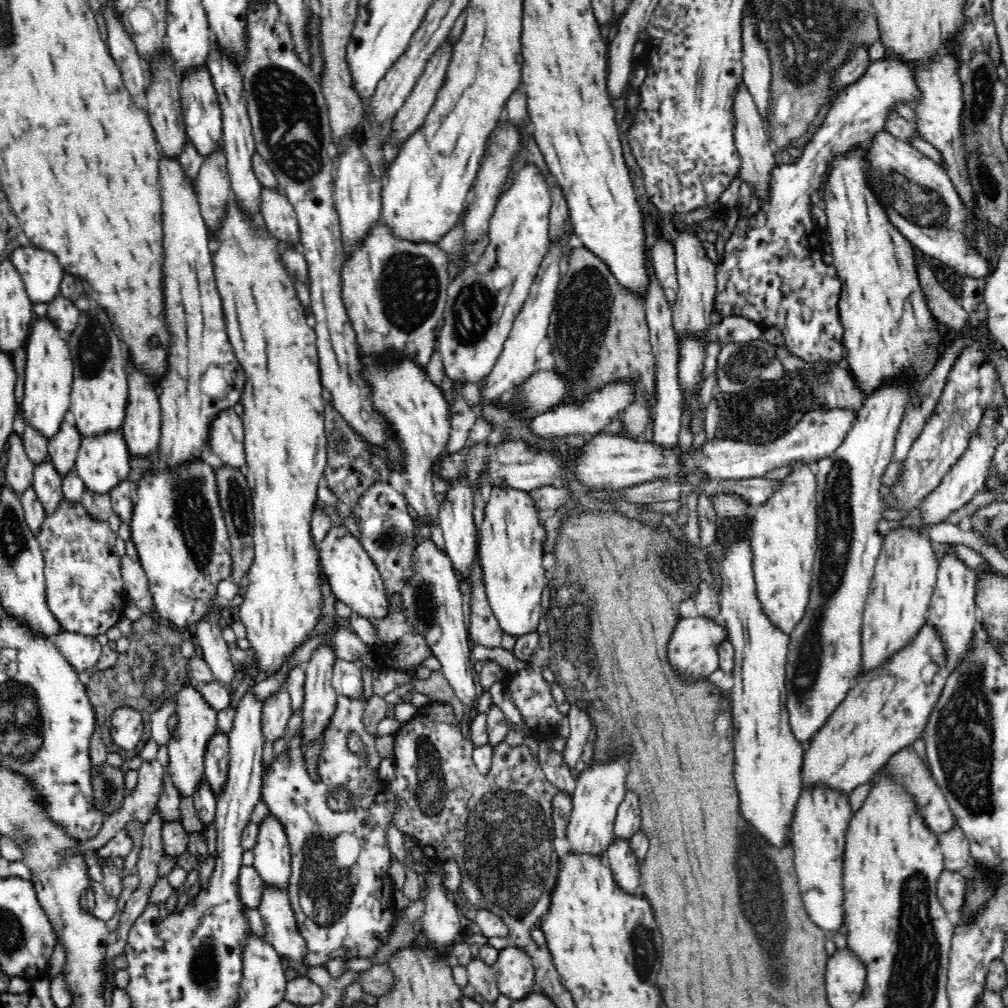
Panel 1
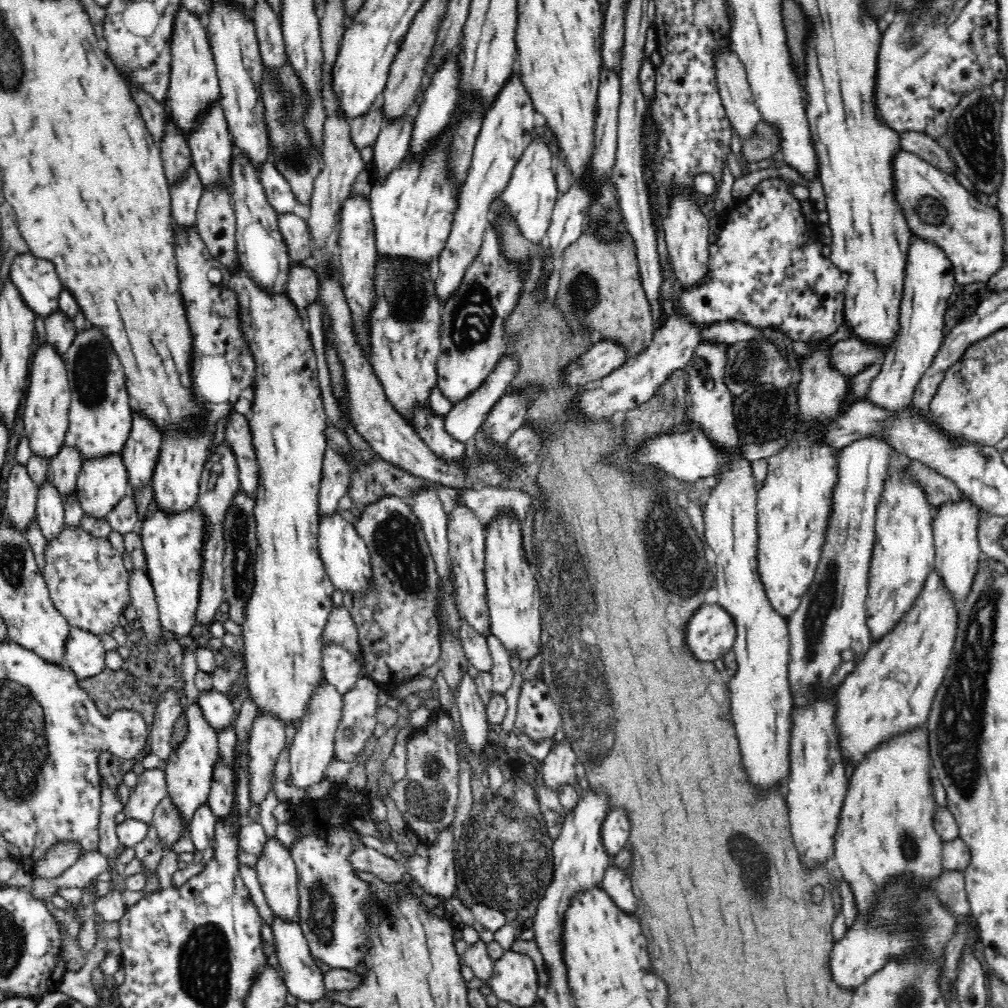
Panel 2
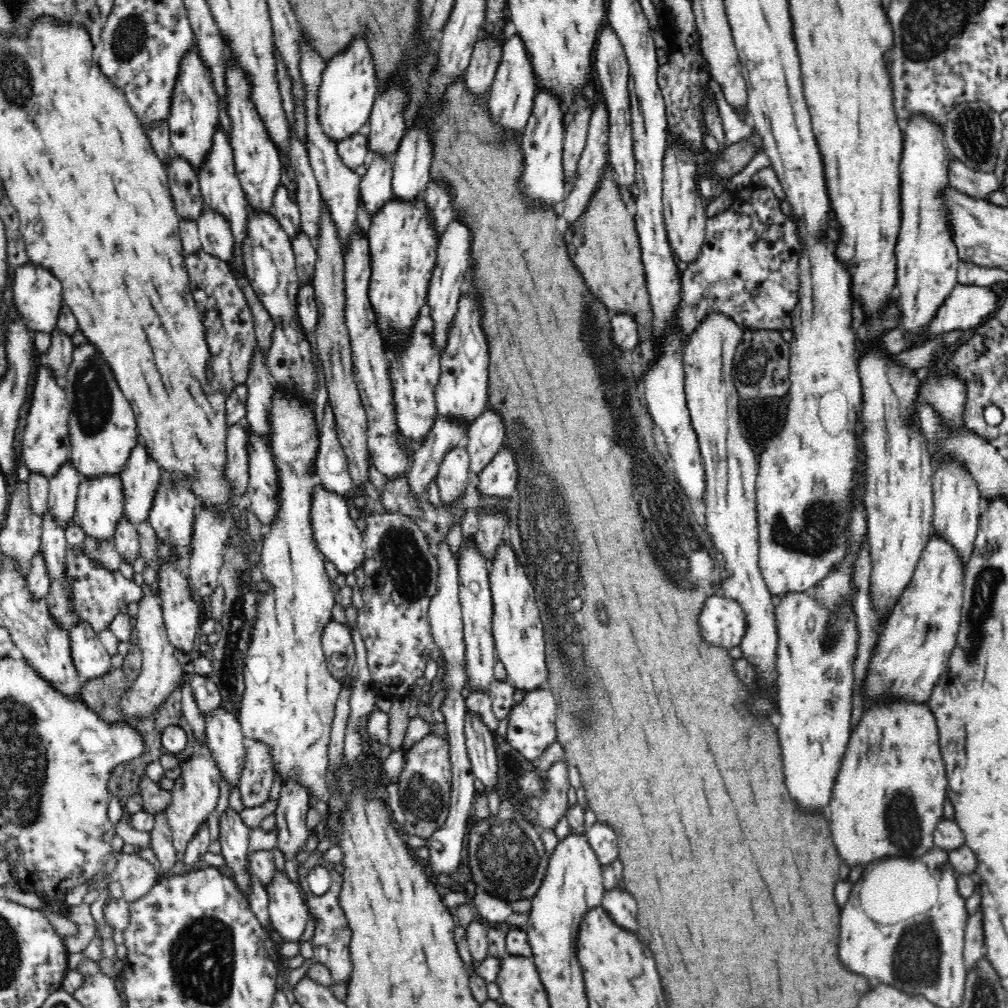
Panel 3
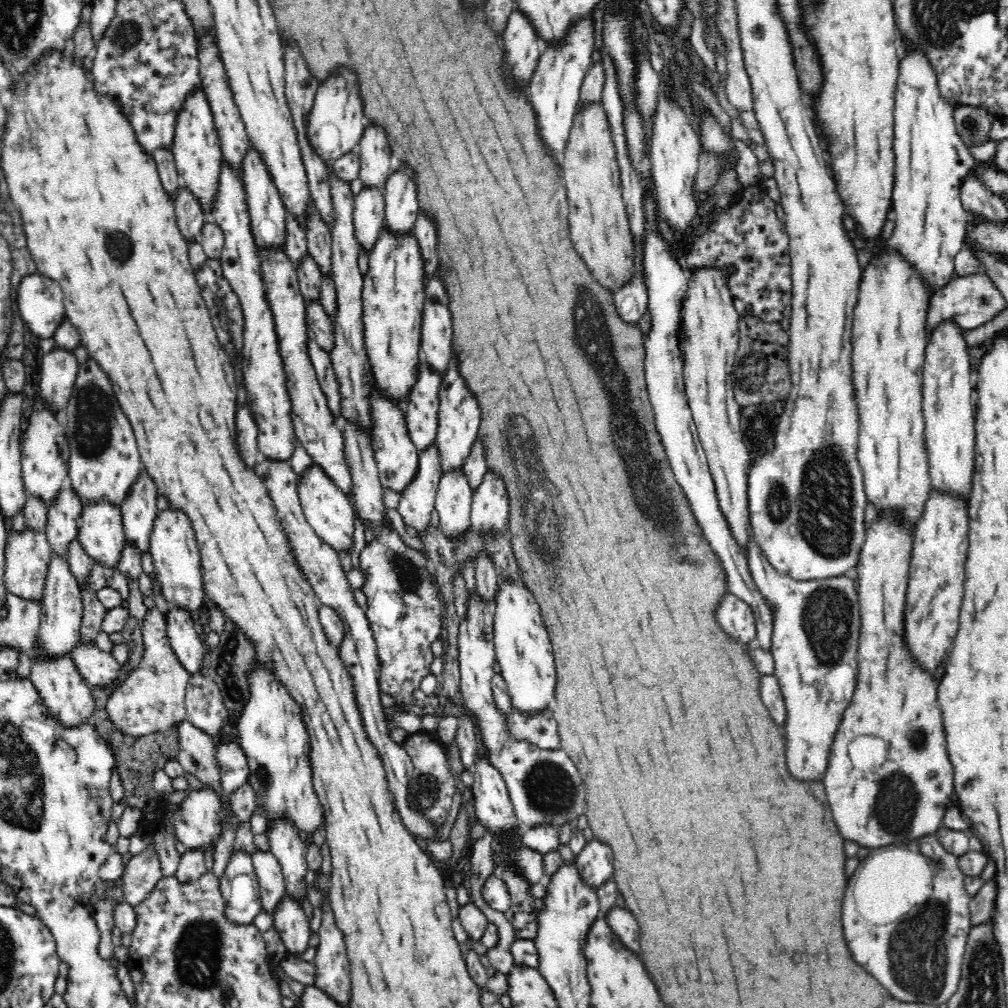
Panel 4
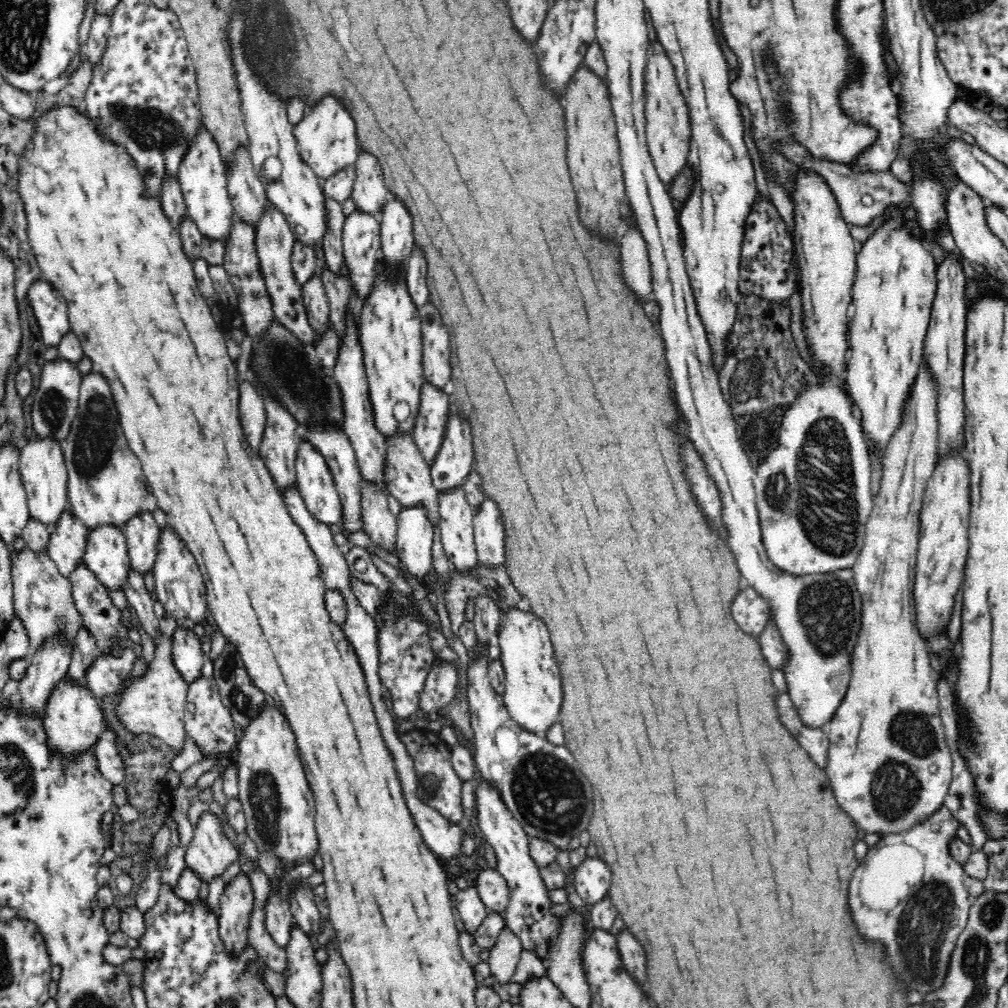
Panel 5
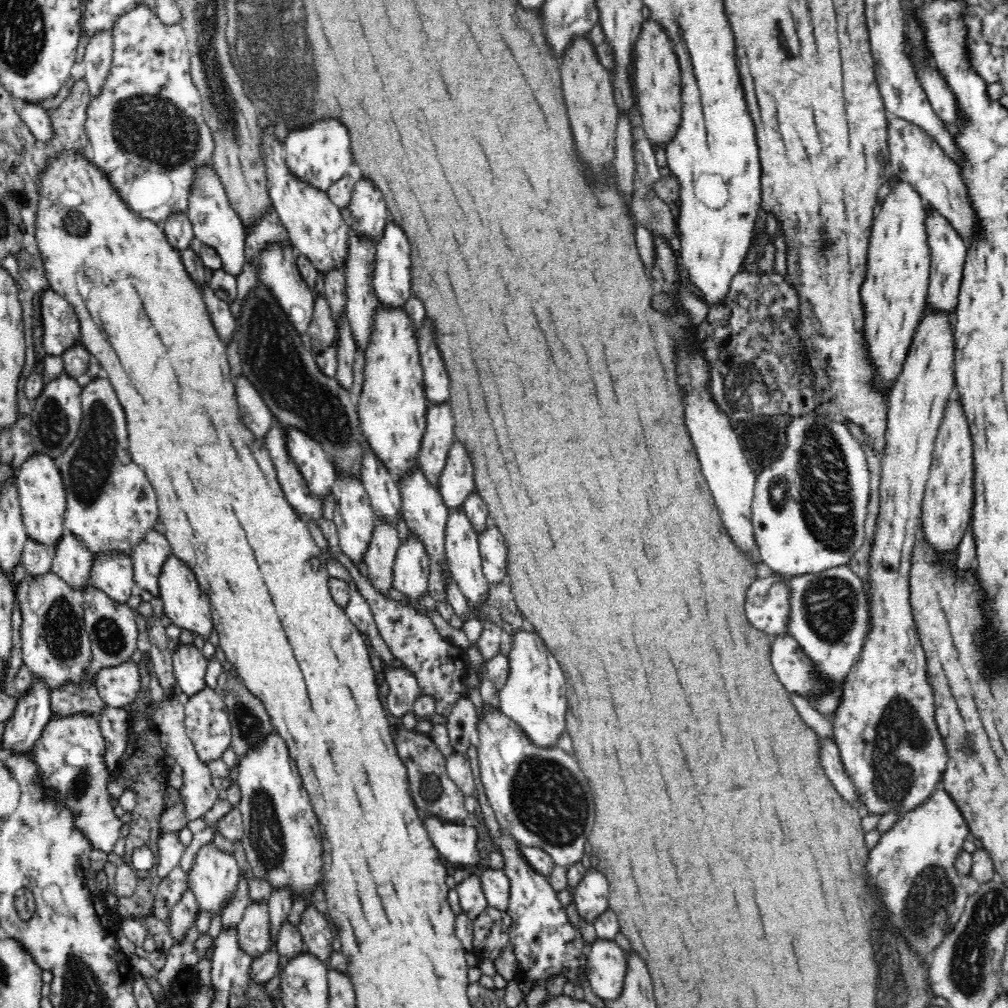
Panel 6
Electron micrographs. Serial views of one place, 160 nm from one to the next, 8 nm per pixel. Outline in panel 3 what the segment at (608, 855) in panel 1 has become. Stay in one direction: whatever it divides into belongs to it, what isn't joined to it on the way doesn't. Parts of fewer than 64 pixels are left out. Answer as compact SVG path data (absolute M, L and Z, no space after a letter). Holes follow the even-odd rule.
M620 889L606 891L601 906L616 927L620 927L622 931L630 932L630 934L638 934L636 902L632 900L632 896L628 896Z

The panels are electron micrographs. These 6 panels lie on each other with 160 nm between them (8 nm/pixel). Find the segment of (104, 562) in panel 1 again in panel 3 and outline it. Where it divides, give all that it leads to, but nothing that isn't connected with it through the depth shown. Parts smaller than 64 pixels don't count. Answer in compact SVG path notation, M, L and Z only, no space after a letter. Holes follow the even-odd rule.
M67 550L66 575L72 583L72 603L76 613L80 615L82 622L88 622L96 631L105 630L109 622L124 608L132 602L140 602L144 598L142 585L138 586L134 581L124 577L118 570L111 573L109 570L98 568L85 556L84 552L74 553Z

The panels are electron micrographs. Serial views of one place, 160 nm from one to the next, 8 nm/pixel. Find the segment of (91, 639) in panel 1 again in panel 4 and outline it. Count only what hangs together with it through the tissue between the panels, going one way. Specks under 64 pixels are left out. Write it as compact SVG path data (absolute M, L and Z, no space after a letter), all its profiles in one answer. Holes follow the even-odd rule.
M78 644L69 656L90 688L106 688L118 680L122 664L96 644Z

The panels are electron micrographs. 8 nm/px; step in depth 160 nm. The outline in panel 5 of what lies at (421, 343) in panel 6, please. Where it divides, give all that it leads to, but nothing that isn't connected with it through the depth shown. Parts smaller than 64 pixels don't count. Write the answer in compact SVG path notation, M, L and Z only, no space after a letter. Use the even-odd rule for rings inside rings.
M431 302L419 308L423 344L423 375L425 382L438 390L447 390L451 380L448 332L438 310Z

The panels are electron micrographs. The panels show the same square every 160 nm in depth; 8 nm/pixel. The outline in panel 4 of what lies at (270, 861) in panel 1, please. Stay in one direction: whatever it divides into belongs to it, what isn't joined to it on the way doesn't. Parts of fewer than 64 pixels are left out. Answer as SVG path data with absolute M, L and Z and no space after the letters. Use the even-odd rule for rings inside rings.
M286 896L274 916L274 926L283 940L287 953L293 958L302 960L310 935L309 919L300 905Z

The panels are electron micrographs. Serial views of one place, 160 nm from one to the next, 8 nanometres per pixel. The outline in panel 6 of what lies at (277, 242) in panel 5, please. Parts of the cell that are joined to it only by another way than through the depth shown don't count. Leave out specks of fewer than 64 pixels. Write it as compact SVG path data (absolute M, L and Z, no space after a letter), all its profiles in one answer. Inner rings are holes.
M270 246L268 250L264 250L260 254L260 270L258 270L258 277L266 283L266 287L276 295L278 303L294 328L298 329L298 332L304 334L310 326L310 321L314 314L314 300L312 295L313 288L308 286L308 283L302 278L299 268L297 267L297 253L291 246L288 248L279 248L279 246Z

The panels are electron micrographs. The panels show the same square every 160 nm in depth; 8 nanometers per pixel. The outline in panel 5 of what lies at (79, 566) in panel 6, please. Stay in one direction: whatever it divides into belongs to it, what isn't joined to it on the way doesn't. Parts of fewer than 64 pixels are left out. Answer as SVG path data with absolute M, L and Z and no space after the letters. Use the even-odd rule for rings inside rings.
M67 509L51 529L47 554L52 559L60 574L69 577L80 564L83 564L89 542L89 530Z

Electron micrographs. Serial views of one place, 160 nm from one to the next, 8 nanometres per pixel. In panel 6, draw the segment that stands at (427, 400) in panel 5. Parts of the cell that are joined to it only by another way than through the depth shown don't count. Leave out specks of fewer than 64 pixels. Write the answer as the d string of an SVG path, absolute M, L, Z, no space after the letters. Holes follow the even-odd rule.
M448 402L430 406L427 413L427 431L423 437L418 462L422 475L436 489L441 482L448 453L456 442L454 426L455 421Z

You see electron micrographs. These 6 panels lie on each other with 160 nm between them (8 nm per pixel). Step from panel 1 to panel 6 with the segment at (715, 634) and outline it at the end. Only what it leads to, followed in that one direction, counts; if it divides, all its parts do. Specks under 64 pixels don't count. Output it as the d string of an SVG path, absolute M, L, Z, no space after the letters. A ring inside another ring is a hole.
M772 573L768 578L756 580L746 596L746 614L750 622L772 636L788 635L792 589L788 576Z

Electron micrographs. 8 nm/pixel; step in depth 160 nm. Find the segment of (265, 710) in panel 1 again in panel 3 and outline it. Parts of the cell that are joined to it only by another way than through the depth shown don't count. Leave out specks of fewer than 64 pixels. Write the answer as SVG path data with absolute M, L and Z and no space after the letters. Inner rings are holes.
M248 742L246 766L242 770L242 776L237 786L240 800L245 808L260 806L270 798L273 778L267 746L262 742Z

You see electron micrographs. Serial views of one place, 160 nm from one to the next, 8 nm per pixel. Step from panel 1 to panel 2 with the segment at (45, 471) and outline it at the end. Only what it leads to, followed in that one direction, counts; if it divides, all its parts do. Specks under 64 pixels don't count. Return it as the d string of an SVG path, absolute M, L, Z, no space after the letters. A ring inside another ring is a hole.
M48 483L38 491L38 502L36 506L37 525L44 535L47 543L53 542L62 534L62 528L65 524L64 498L59 492Z

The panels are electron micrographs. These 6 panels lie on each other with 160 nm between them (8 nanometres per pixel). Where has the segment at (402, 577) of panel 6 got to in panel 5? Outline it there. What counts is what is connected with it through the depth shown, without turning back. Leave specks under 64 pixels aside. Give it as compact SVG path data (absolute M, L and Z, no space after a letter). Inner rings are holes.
M403 508L396 515L398 574L410 574L416 580L432 572L432 526L421 508ZM351 546L350 552L345 556L345 561L350 569L350 574L364 579L364 582L374 584L378 590L386 594L390 589L393 589L392 580L374 566L372 555L362 546Z

